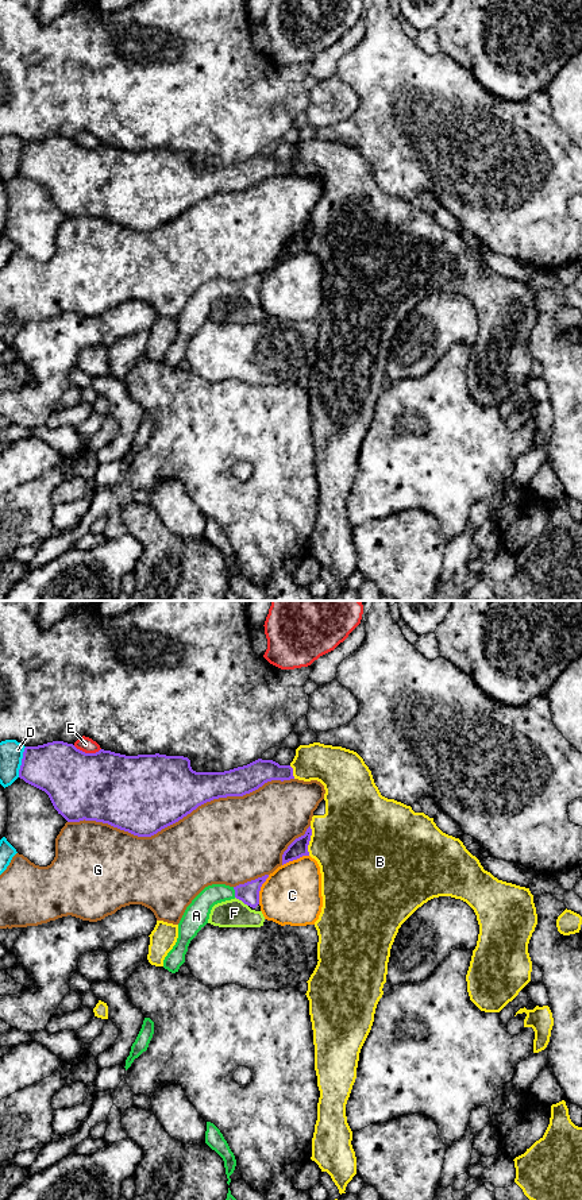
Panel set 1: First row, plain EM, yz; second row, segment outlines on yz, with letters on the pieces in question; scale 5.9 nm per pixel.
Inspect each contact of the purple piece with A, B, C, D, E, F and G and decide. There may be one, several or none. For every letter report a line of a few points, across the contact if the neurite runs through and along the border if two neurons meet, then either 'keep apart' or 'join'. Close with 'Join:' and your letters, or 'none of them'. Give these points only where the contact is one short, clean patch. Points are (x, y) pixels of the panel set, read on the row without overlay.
A: line yz (249, 288), (235, 288), (216, 288), (199, 305); join
B: keep apart
C: keep apart
D: keep apart
E: keep apart
F: keep apart
G: keep apart
Join: A

